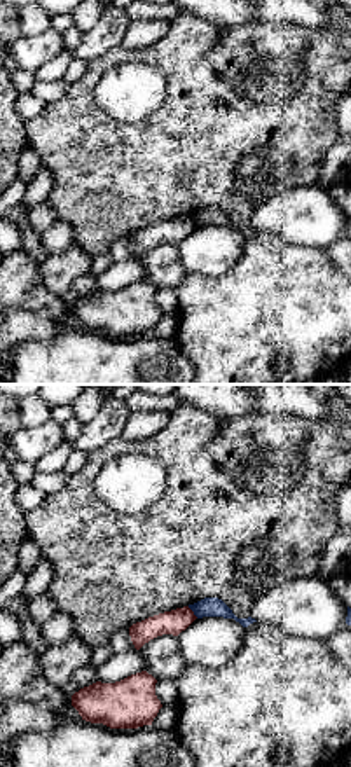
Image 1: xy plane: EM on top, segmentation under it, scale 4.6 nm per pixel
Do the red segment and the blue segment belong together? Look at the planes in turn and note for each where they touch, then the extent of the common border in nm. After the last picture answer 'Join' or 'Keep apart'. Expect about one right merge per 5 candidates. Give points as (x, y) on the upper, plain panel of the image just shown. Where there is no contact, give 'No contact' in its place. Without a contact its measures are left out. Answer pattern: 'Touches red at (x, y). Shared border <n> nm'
Touches red at (192, 221). Shared border 80 nm

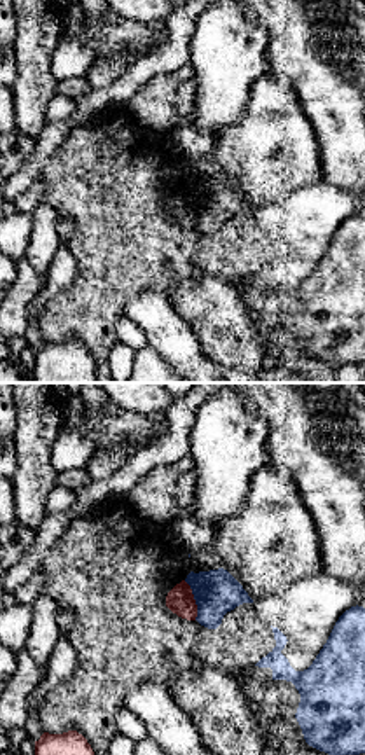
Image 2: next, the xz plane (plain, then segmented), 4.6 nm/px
Touches red at (194, 208). Shared border 190 nm

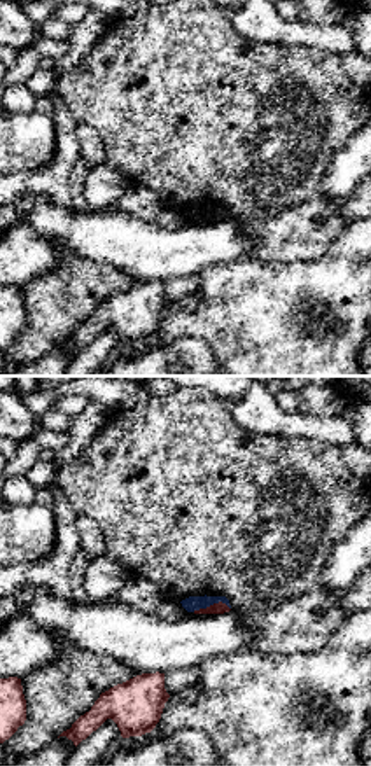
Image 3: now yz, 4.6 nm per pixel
Touches red at (210, 214). Shared border 180 nm

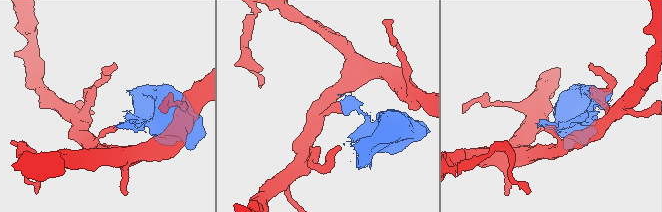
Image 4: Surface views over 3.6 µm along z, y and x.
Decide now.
Keep apart

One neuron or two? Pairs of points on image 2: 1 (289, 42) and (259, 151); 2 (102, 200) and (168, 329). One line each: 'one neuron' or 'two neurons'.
1: two neurons
2: two neurons

